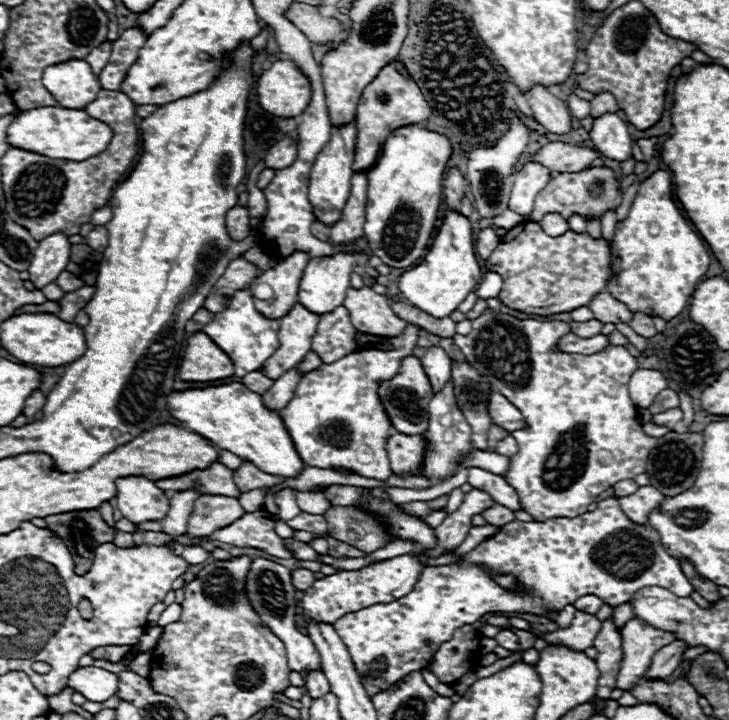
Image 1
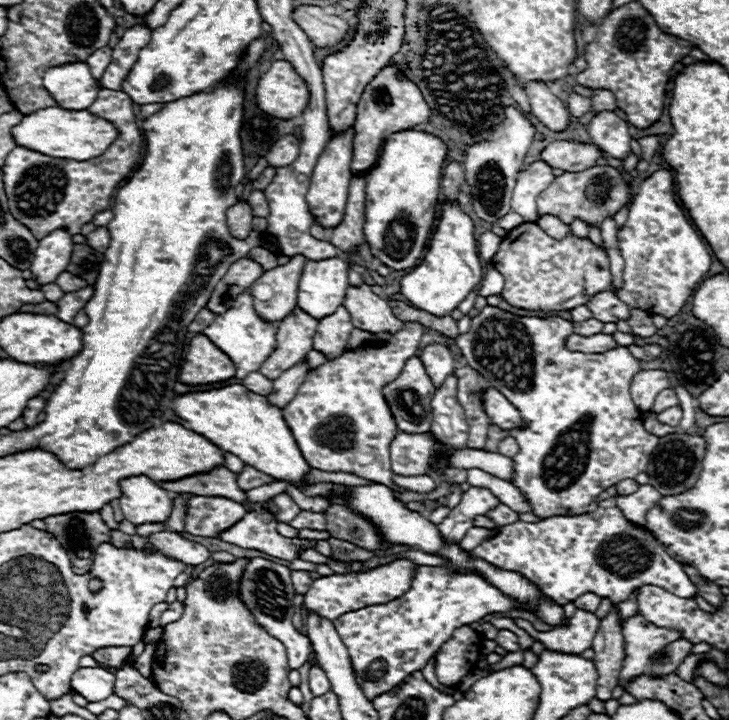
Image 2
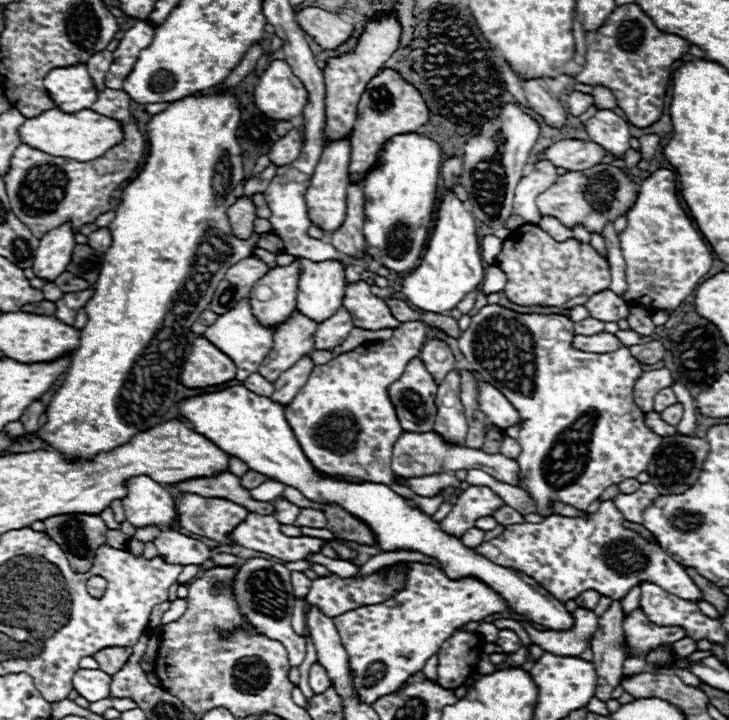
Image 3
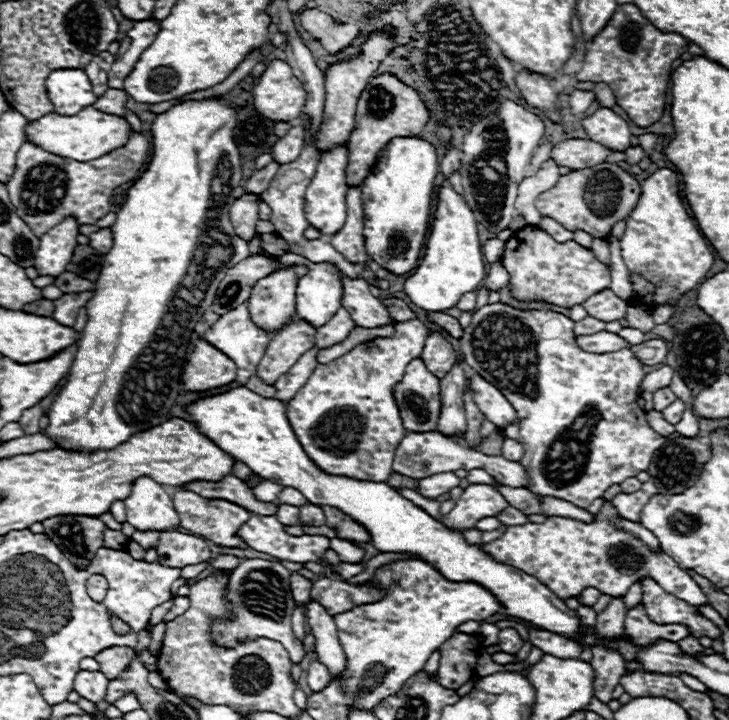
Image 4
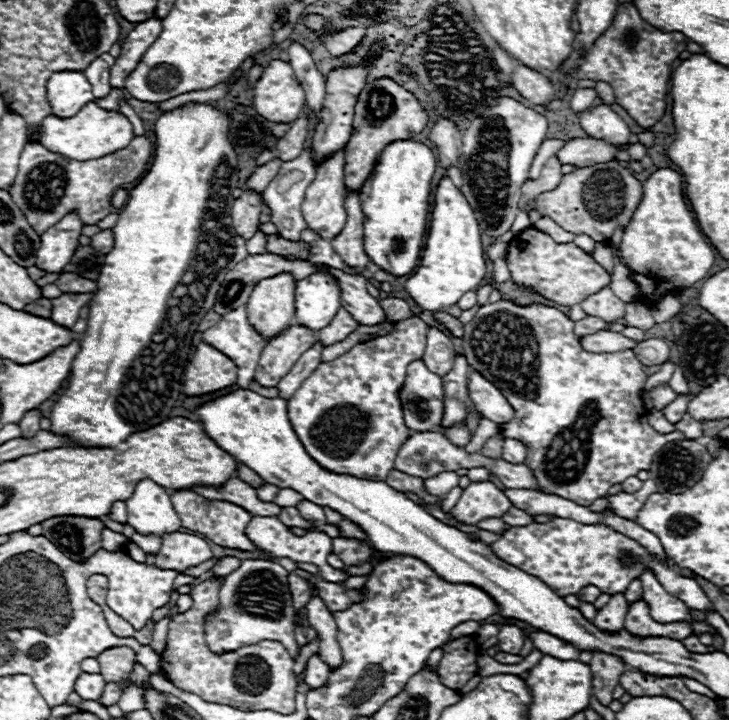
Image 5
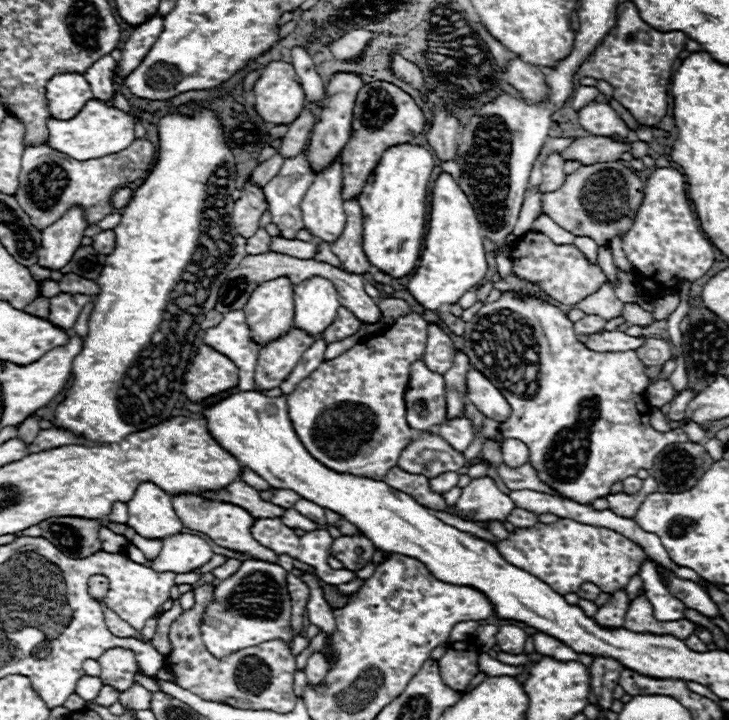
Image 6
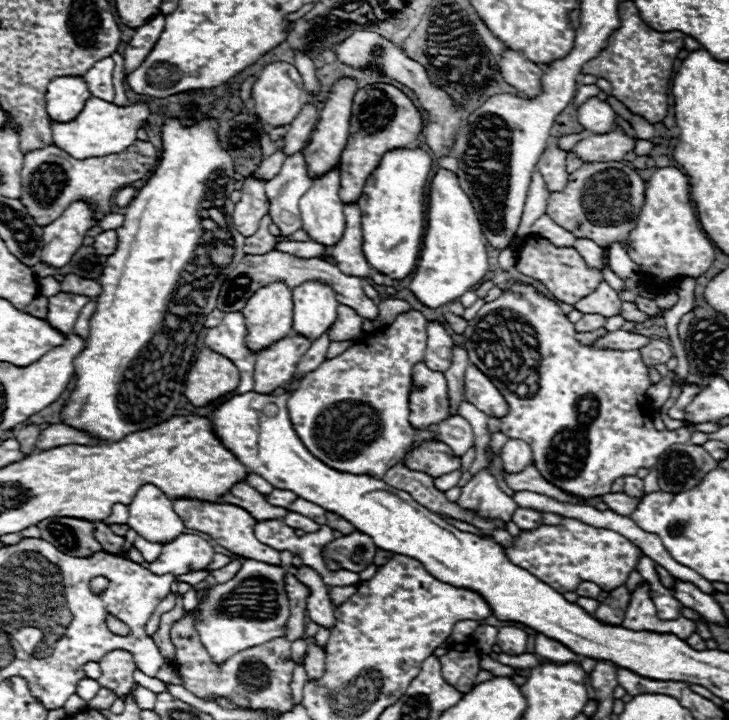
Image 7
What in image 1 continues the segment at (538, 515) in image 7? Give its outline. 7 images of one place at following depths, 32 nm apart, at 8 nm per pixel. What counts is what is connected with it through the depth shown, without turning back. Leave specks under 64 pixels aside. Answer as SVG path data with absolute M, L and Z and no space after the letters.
M496 504L496 506L488 508L482 516L484 516L490 524L494 524L494 526L502 526L502 524L506 524L506 522L516 520L514 512L512 512L510 508L506 508L506 506L500 506L500 504Z

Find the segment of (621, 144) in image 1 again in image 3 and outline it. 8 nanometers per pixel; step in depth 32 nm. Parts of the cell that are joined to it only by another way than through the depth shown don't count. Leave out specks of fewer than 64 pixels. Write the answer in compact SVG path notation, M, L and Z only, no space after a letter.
M598 110L590 120L584 122L584 128L592 142L598 142L610 154L624 154L630 148L628 122L622 120L612 110Z

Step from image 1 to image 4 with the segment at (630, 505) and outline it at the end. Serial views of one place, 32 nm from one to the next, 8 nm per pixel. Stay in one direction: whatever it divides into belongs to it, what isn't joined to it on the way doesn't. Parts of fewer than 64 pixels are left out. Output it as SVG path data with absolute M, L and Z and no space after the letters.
M644 482L638 492L634 492L634 494L624 494L624 492L620 492L620 494L616 494L610 502L614 504L616 512L618 512L622 518L630 518L632 522L638 522L642 506L646 506L646 502L650 500L650 496L654 496L656 492L658 492L658 490L656 490L656 486L654 486L652 482Z

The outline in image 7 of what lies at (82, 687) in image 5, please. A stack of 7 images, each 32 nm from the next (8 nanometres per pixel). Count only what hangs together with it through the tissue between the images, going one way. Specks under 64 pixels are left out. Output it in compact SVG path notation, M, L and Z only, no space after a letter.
M82 678L82 682L78 682L78 690L76 694L82 698L82 700L92 700L100 690L100 684L98 680L92 680L92 678Z

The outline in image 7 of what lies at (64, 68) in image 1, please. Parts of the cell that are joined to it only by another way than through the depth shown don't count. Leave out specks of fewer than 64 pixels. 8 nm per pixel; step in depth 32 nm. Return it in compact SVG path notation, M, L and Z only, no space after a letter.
M82 76L54 78L46 90L46 112L52 122L72 122L82 112L90 90Z

